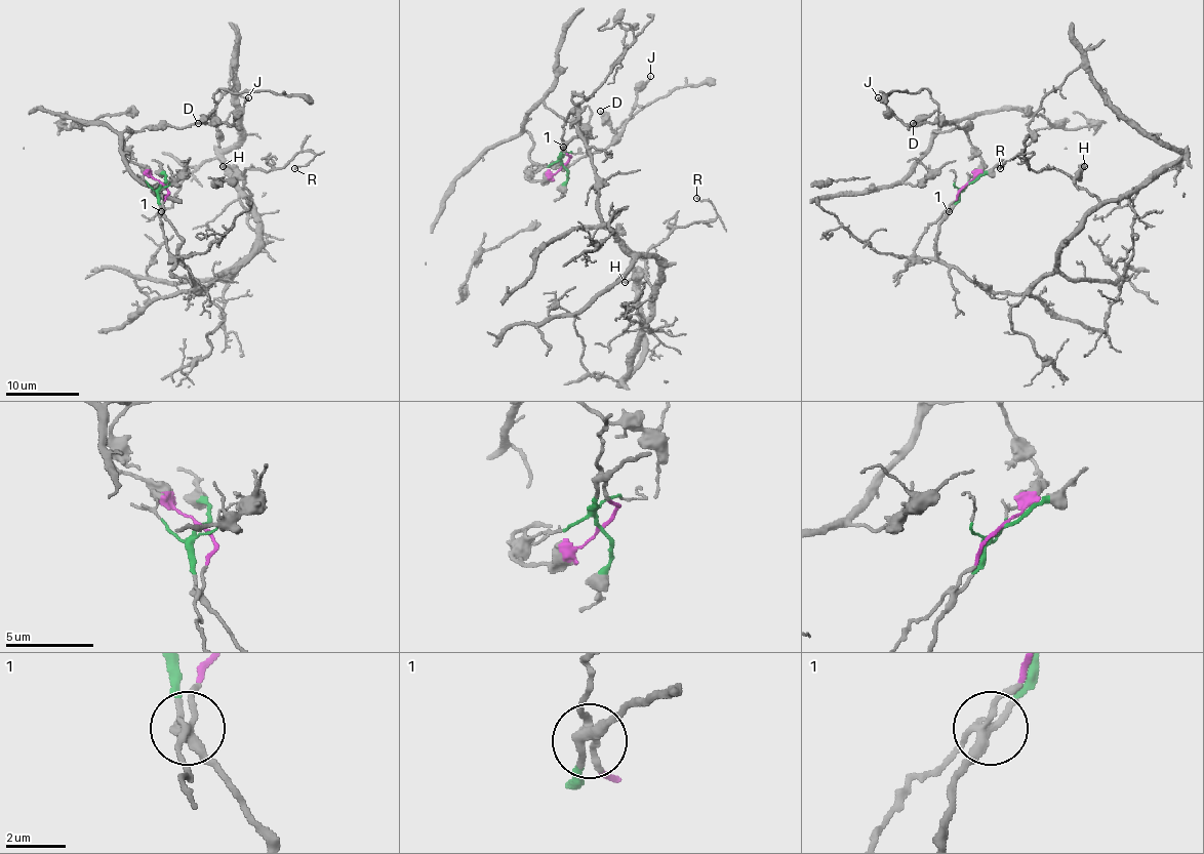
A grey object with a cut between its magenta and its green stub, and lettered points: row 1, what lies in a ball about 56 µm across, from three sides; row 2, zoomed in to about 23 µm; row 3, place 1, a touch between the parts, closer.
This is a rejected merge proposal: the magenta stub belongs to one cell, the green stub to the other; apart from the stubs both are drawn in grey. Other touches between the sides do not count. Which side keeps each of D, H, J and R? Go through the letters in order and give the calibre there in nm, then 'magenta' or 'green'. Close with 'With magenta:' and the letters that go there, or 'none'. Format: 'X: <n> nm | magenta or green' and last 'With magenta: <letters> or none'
D: 300 nm | magenta
H: 150 nm | green
J: 130 nm | magenta
R: 110 nm | green
With magenta: D, J

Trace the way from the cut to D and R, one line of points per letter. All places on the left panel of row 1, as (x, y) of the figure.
D: (161, 185), (125, 157), (123, 143), (132, 133), (146, 127), (181, 127), (208, 122), (212, 111), (198, 124)
R: (161, 185), (159, 209), (201, 294), (255, 246), (245, 168), (283, 168), (312, 152), (293, 168)

